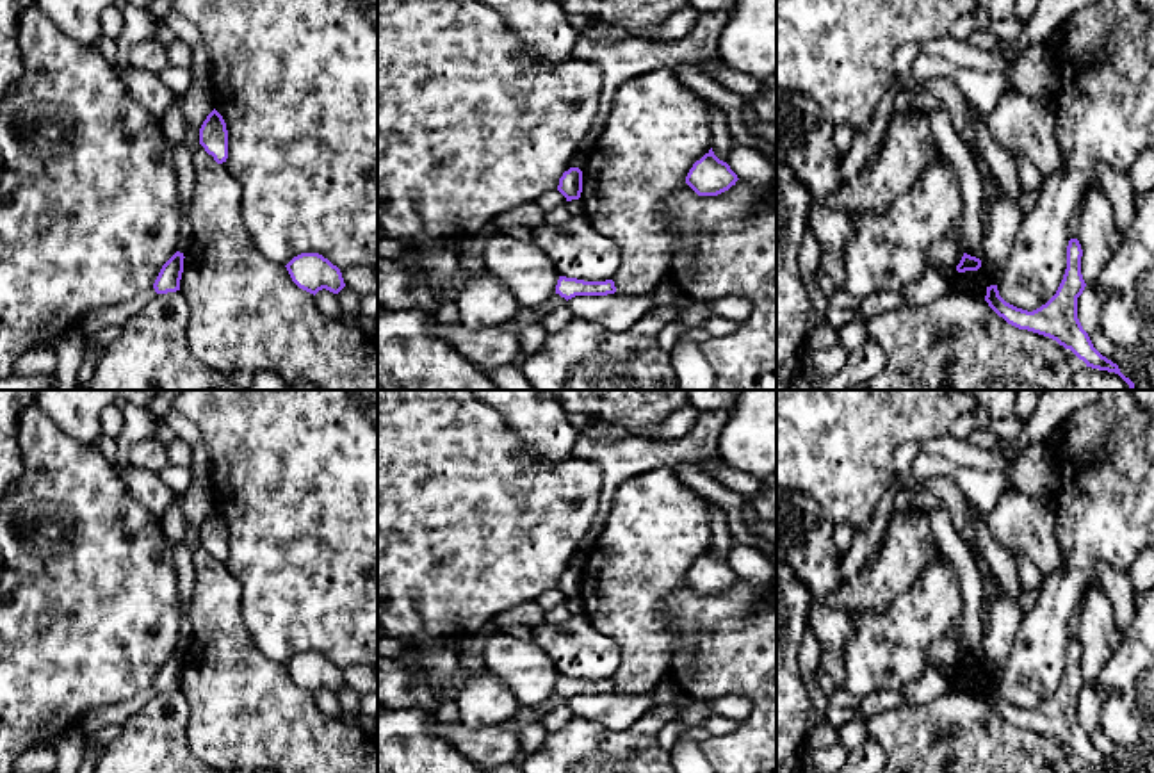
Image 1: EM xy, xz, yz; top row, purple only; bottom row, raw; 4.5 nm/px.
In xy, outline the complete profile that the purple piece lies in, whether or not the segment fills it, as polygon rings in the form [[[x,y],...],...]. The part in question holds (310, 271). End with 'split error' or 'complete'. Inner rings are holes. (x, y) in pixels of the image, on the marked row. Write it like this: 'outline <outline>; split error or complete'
outline [[[301,253],[285,267],[292,281],[313,296],[322,289],[338,294],[345,287],[340,269],[319,253]]]; complete

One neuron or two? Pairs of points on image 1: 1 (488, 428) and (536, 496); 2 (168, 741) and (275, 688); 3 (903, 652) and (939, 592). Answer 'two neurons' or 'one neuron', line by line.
1: one neuron
2: two neurons
3: one neuron

